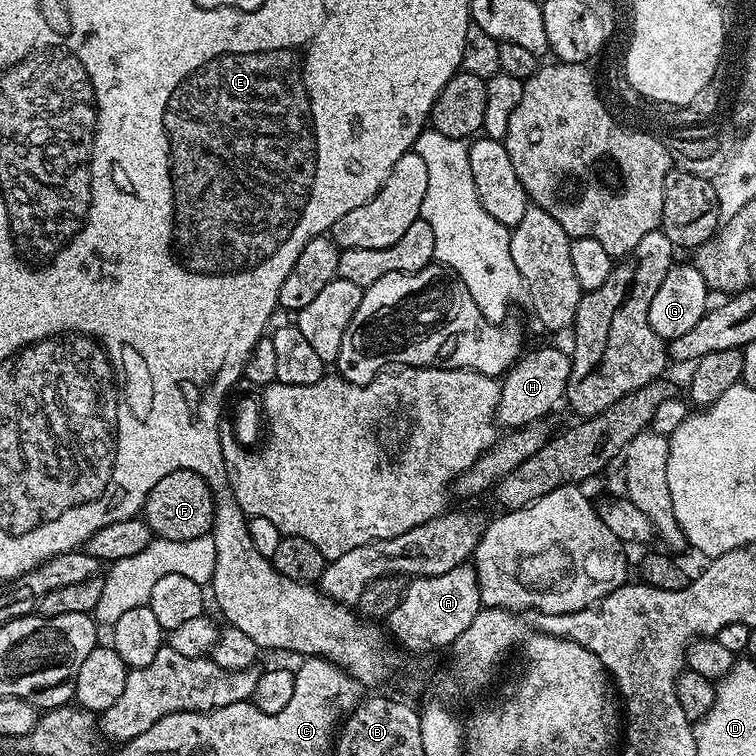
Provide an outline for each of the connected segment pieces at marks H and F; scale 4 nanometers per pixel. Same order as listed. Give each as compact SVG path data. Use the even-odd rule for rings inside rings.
M536 348L525 351L508 369L500 386L496 407L497 425L513 430L543 421L547 412L555 410L564 400L564 391L570 378L572 357L560 348Z
M190 470L172 471L154 486L142 509L142 518L157 538L184 541L211 531L215 497L204 479Z

